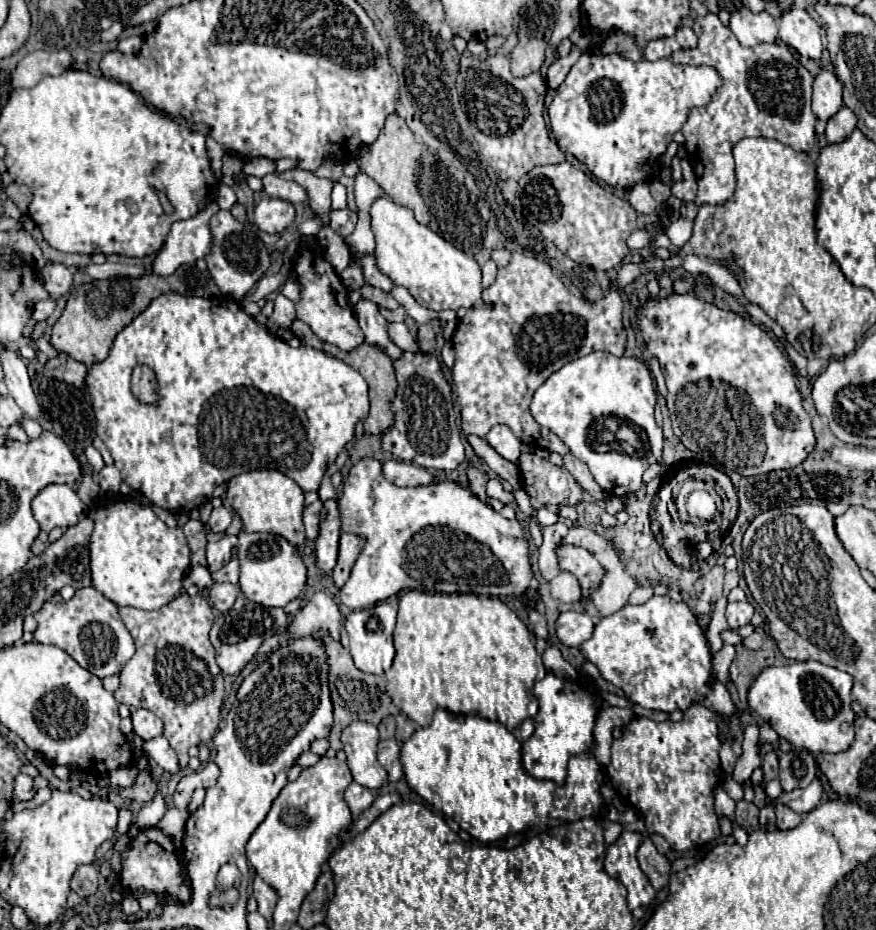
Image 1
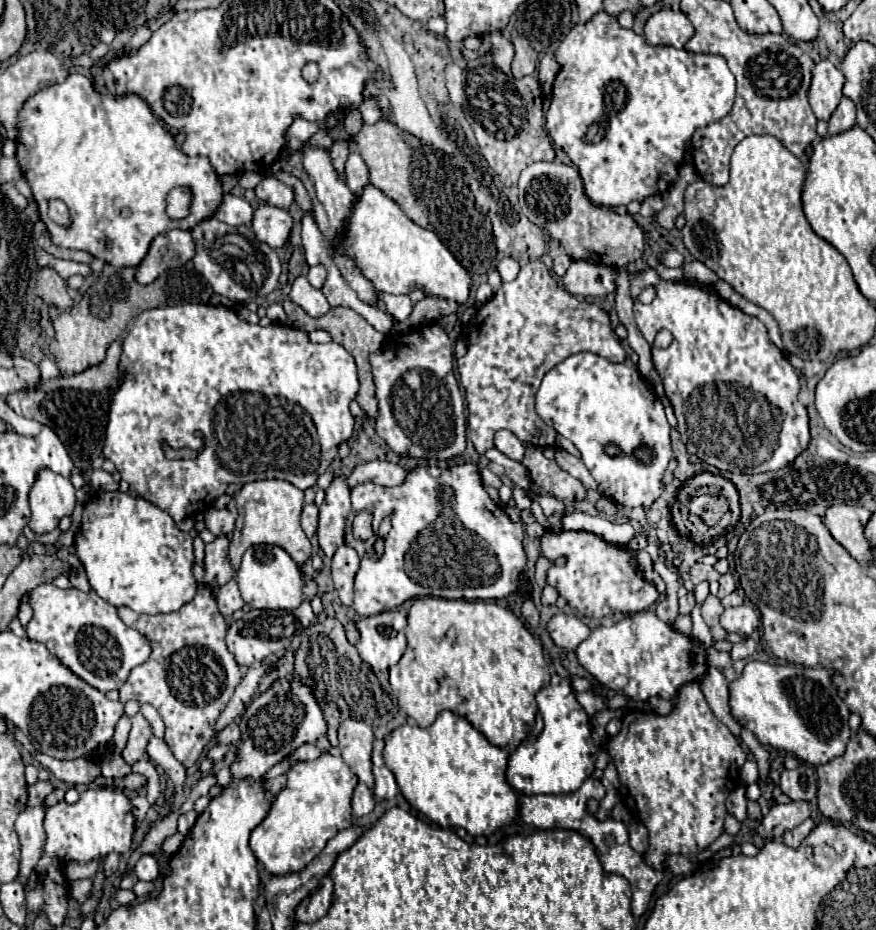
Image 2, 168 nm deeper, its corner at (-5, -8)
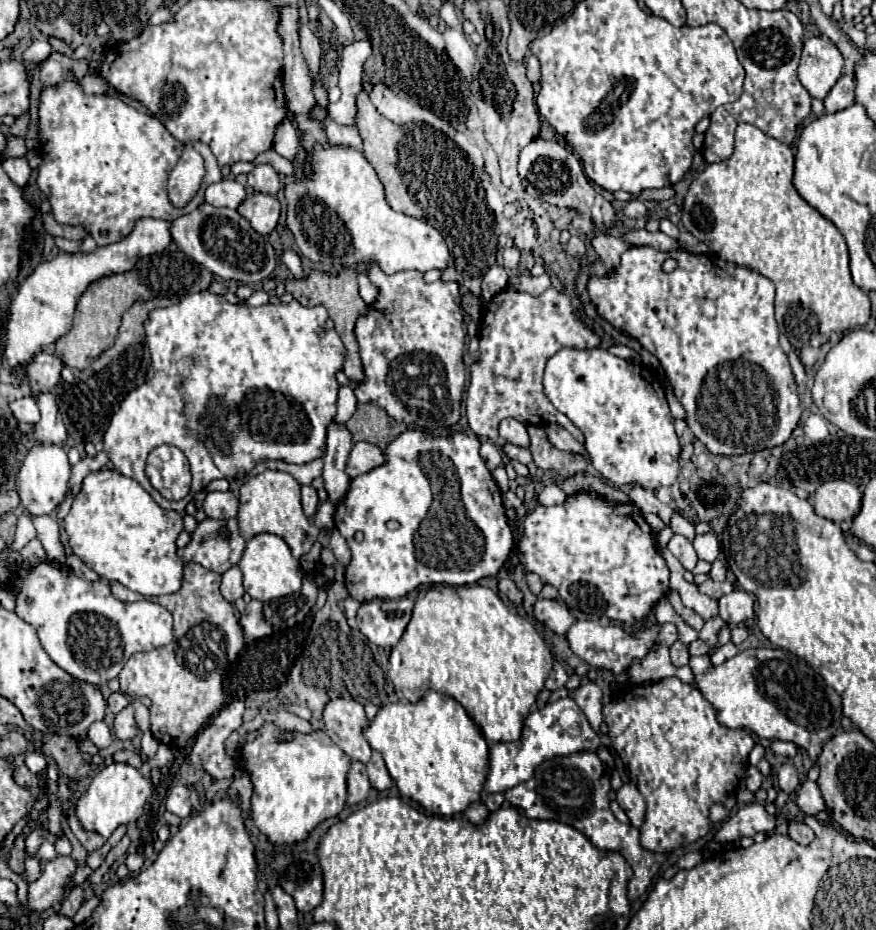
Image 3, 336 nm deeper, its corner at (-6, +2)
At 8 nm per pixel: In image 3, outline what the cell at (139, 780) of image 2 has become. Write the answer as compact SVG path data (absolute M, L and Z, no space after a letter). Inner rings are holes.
M119 750L119 752L115 752L113 760L121 762L121 764L129 764L133 768L141 768L141 764L143 764L143 760L139 758L139 754L131 752L131 750Z

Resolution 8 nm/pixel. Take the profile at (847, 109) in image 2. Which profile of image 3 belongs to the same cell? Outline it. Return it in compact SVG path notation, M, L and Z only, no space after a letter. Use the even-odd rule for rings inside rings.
M843 74L839 82L831 88L831 94L823 100L829 114L835 114L839 110L849 108L855 102L855 78L853 74Z

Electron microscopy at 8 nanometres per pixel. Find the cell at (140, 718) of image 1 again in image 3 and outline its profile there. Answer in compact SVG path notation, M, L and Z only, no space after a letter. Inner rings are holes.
M127 706L123 712L119 712L115 716L115 726L113 726L113 732L119 740L131 740L135 738L137 734L137 722L135 722L135 716L133 716L133 706Z

